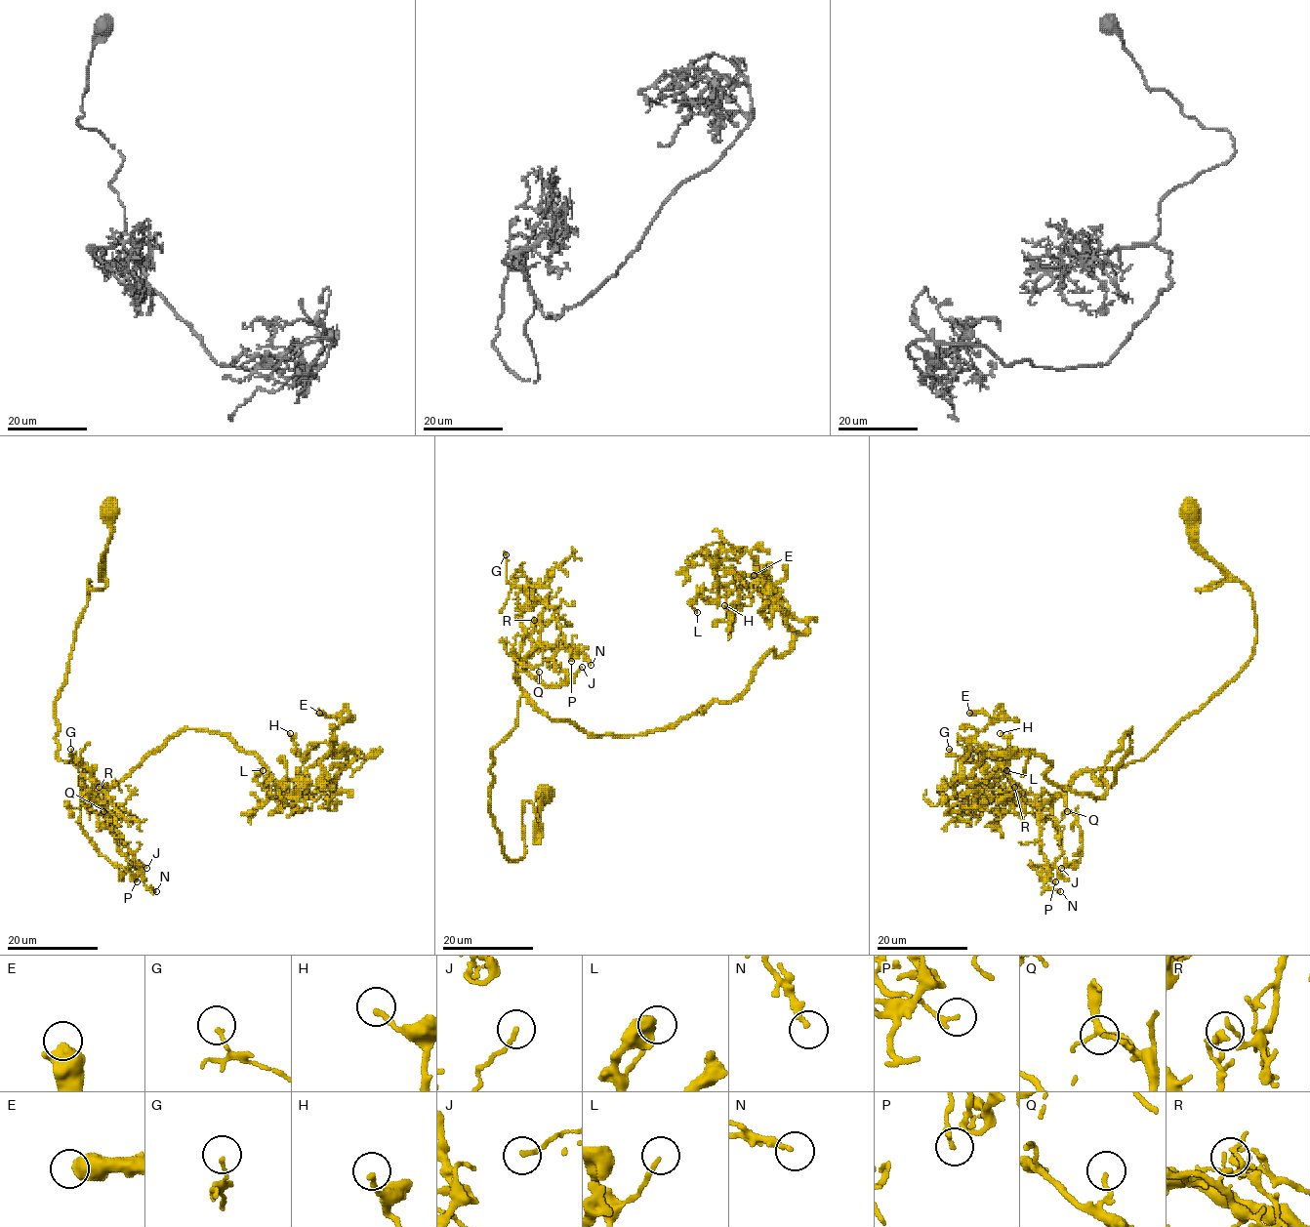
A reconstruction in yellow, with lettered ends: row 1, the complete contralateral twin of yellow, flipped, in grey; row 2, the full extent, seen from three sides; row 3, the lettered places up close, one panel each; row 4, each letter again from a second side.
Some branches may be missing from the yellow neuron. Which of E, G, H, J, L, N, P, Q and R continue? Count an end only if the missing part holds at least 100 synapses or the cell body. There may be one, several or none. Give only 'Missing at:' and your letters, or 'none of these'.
Missing at: none of these

